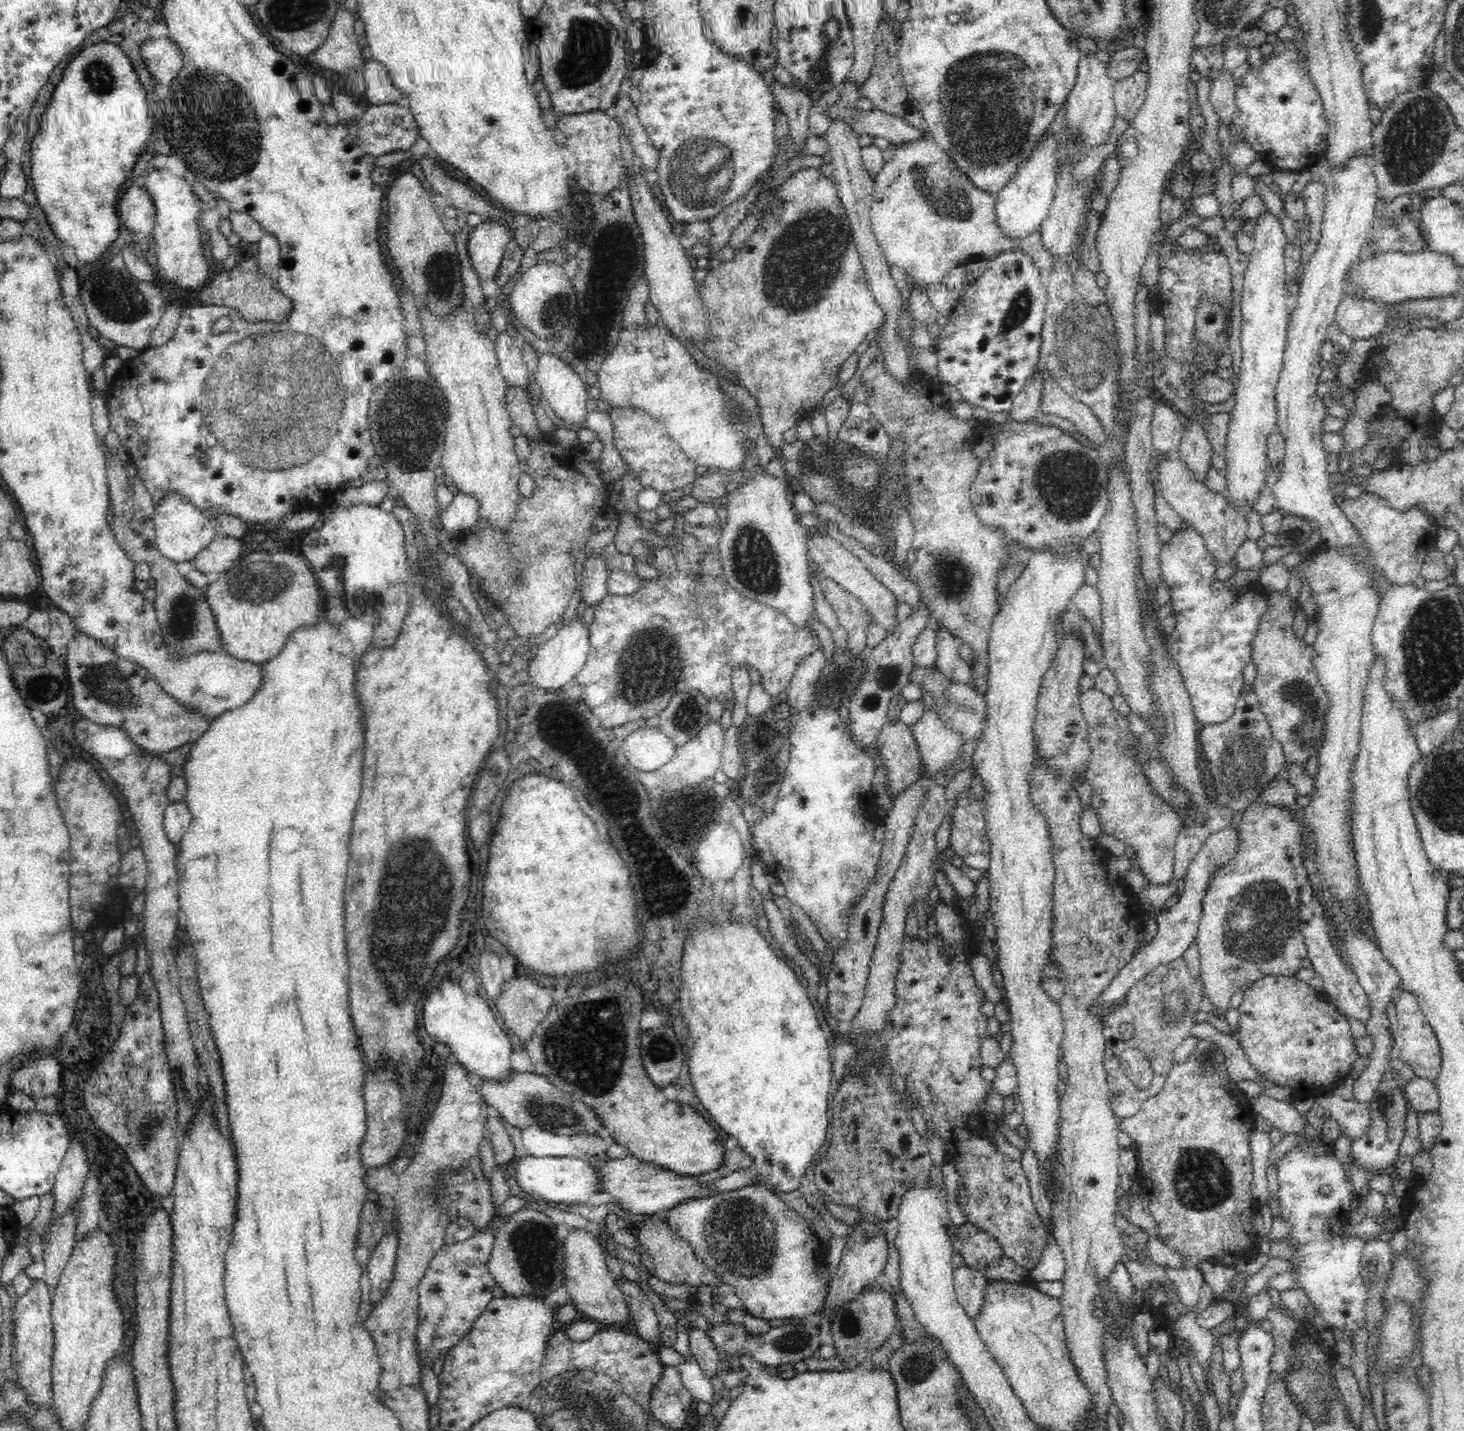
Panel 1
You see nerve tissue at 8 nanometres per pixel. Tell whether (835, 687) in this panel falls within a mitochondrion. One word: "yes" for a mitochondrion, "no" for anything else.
yes

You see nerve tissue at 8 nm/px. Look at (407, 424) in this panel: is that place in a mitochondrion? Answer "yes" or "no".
yes

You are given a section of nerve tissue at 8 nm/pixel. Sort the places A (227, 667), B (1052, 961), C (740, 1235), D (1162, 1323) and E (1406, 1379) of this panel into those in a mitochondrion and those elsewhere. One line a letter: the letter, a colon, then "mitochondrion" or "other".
A: other
B: other
C: mitochondrion
D: other
E: other

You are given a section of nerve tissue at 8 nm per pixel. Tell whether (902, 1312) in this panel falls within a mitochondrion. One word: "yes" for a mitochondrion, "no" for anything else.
no

